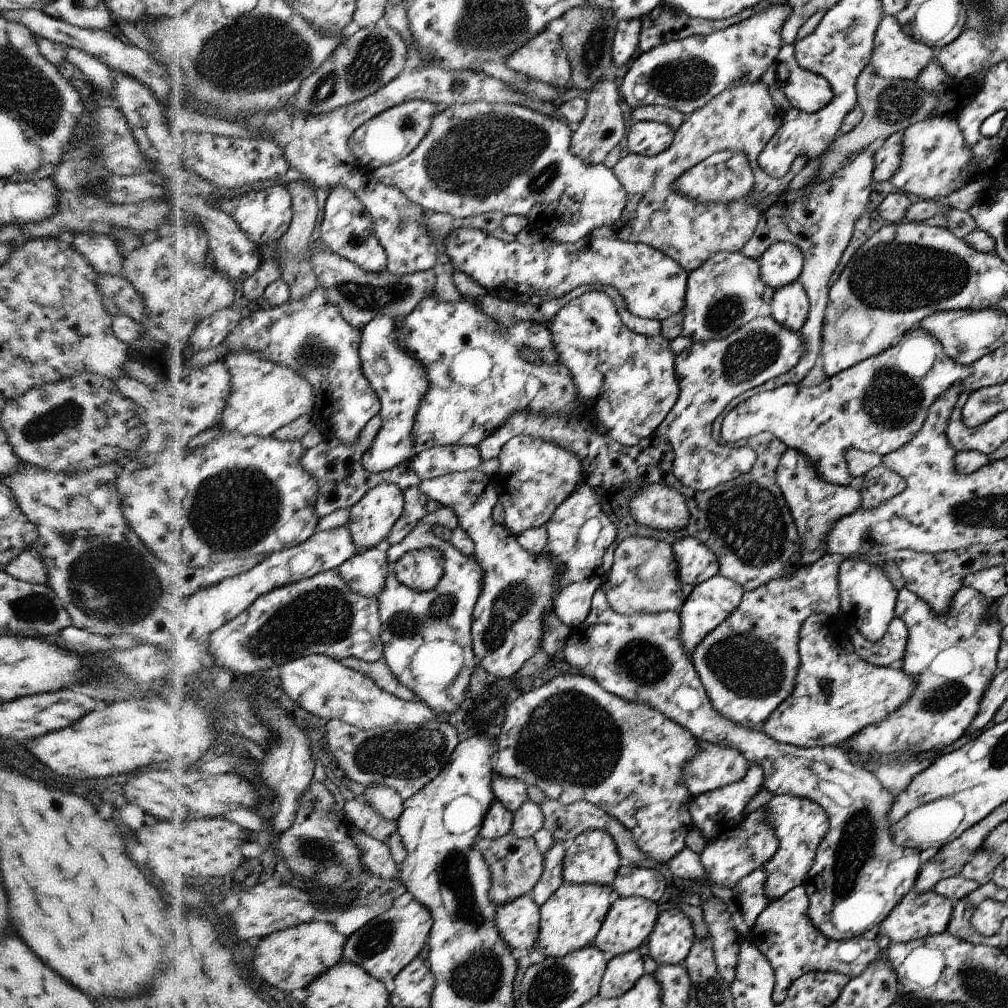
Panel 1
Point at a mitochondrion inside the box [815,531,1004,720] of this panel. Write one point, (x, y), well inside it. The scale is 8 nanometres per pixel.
(951, 691)

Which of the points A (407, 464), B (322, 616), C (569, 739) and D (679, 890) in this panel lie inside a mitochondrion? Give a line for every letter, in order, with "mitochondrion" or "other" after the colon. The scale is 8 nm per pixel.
A: other
B: mitochondrion
C: mitochondrion
D: other

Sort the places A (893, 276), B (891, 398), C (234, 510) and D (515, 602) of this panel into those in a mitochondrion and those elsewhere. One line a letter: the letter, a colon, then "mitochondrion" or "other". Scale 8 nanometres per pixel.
A: mitochondrion
B: mitochondrion
C: mitochondrion
D: mitochondrion

